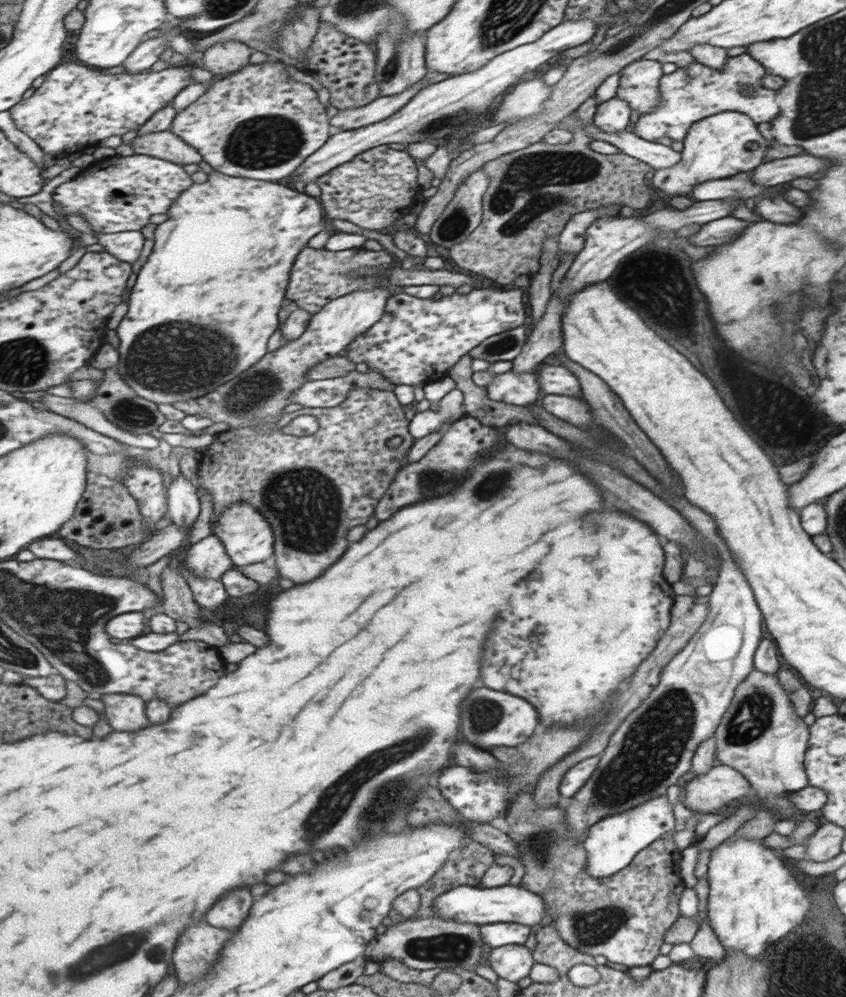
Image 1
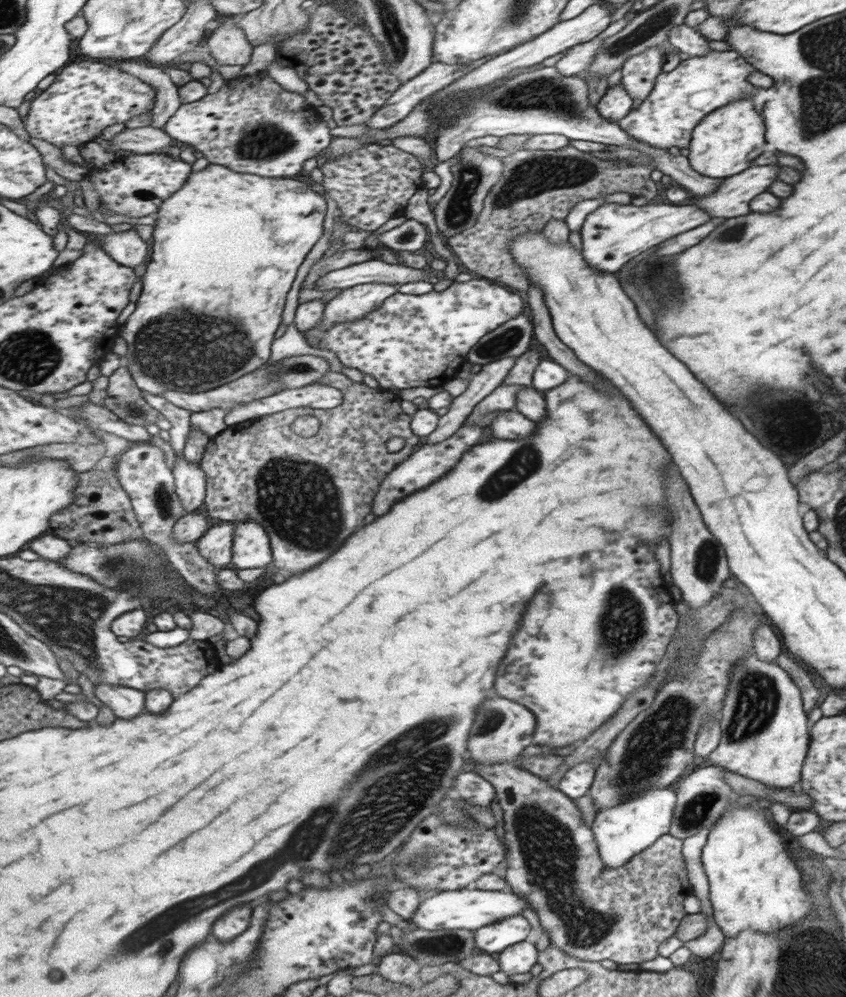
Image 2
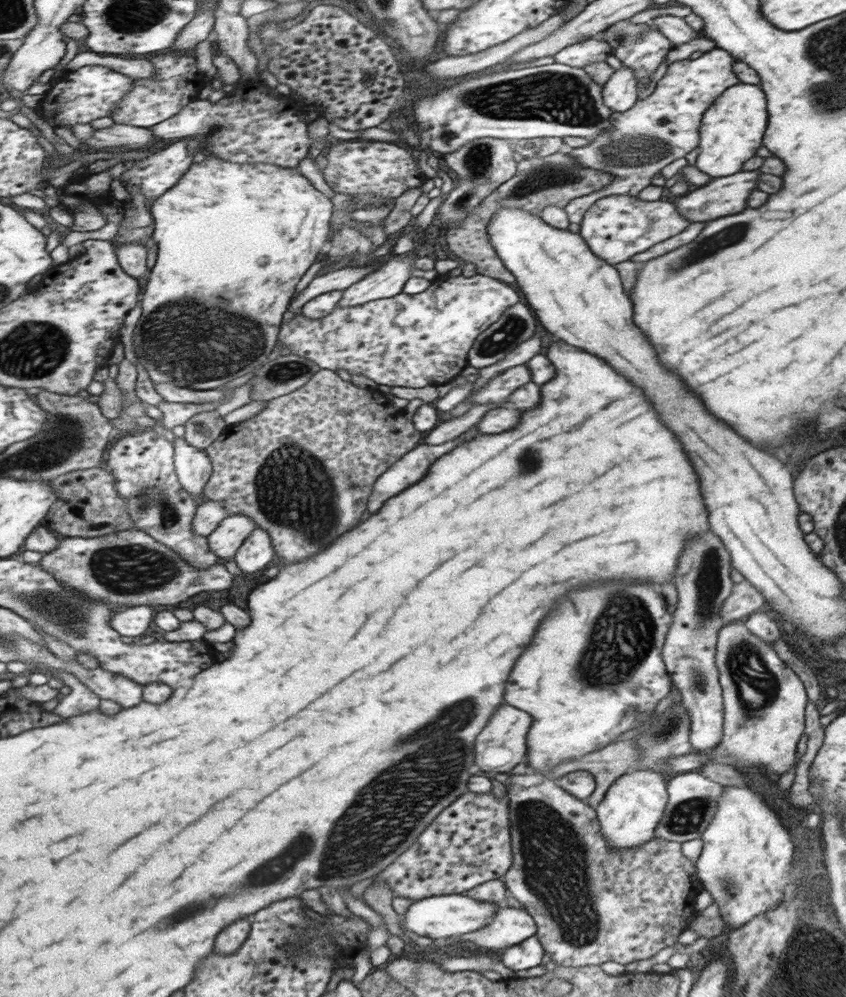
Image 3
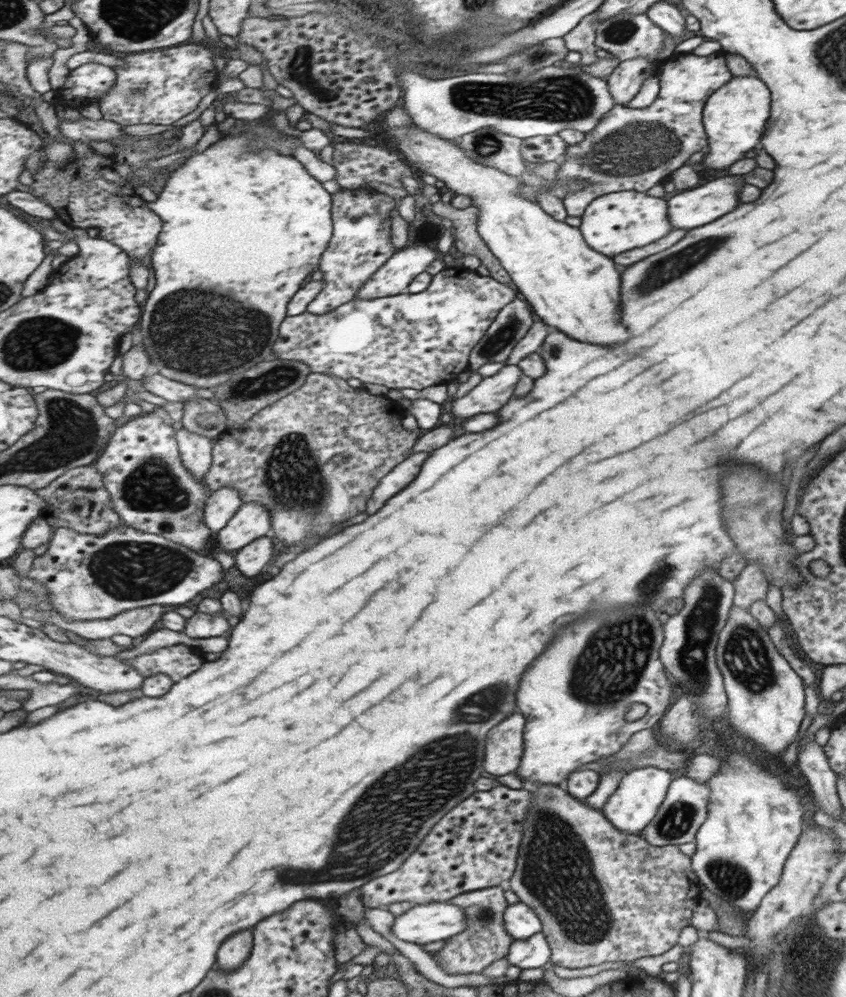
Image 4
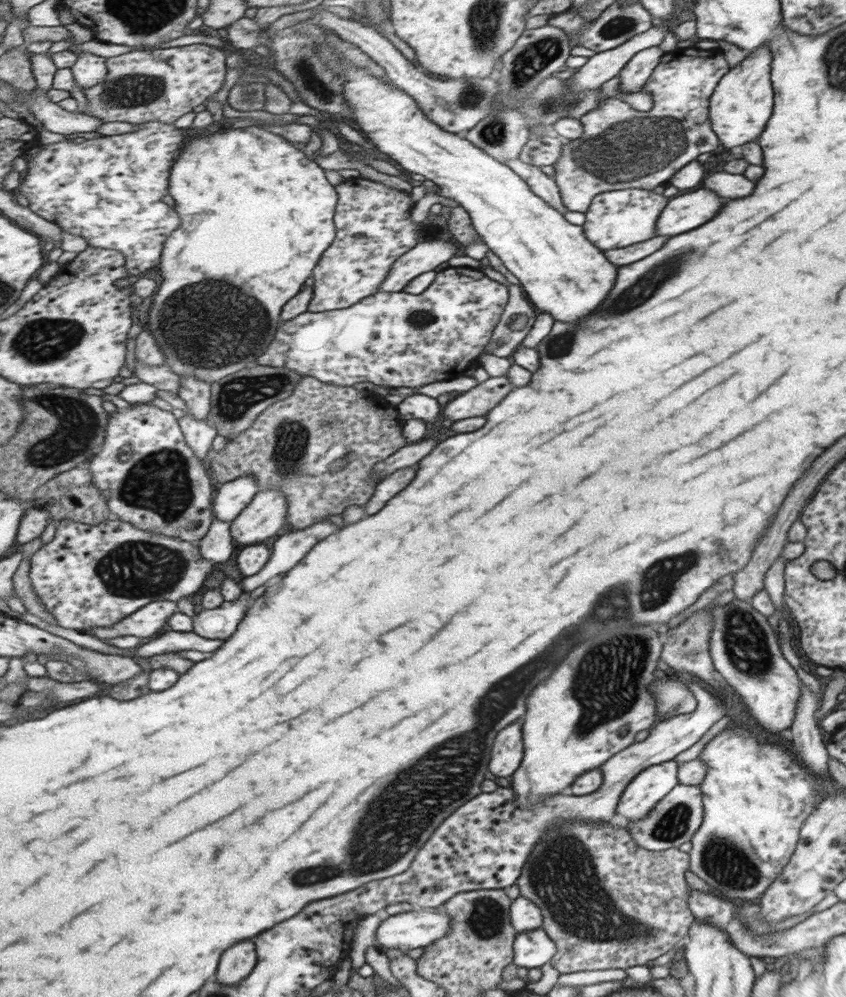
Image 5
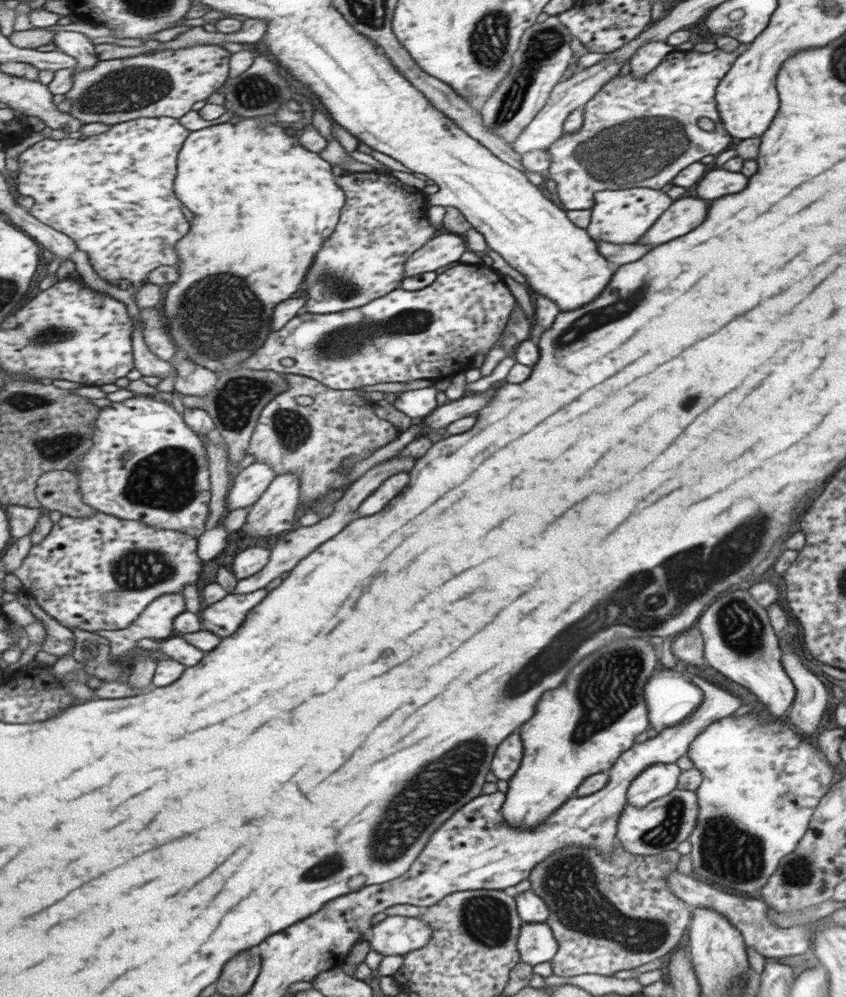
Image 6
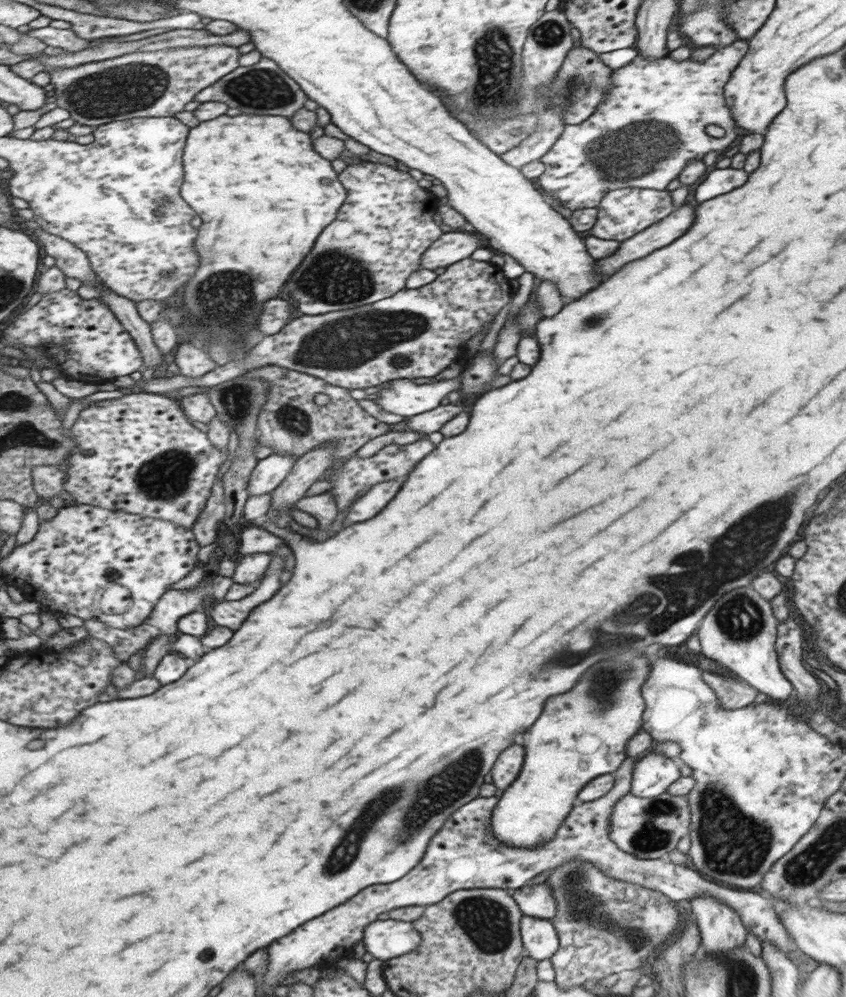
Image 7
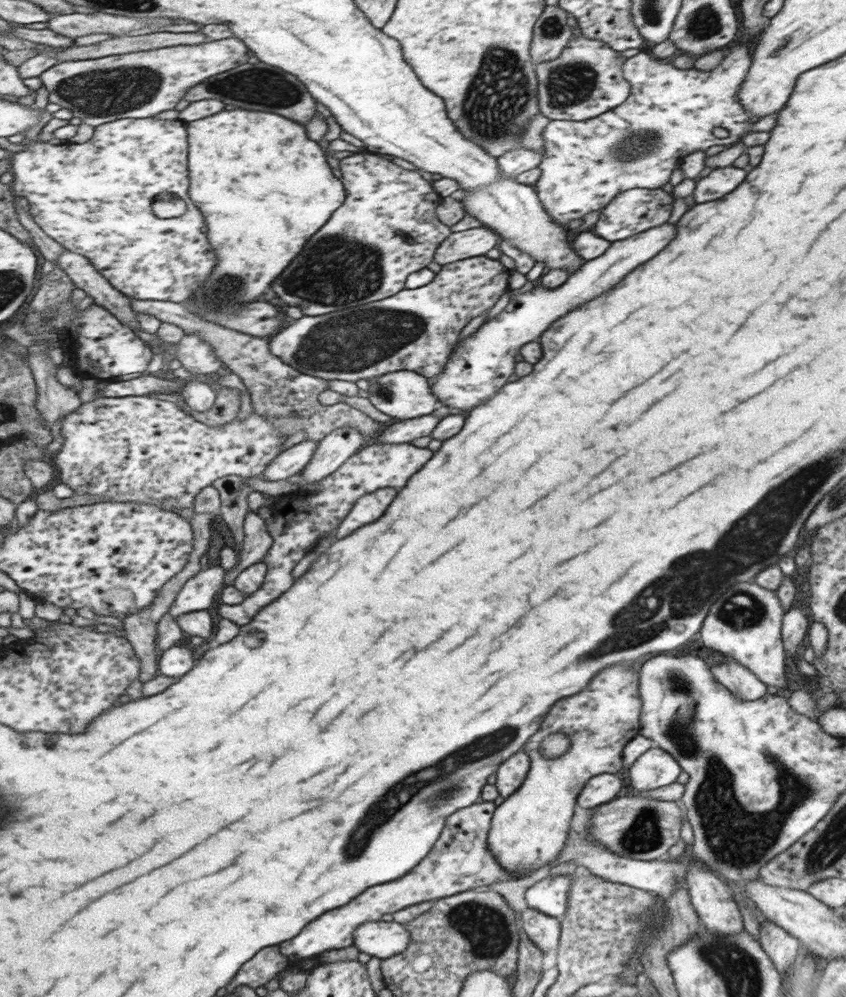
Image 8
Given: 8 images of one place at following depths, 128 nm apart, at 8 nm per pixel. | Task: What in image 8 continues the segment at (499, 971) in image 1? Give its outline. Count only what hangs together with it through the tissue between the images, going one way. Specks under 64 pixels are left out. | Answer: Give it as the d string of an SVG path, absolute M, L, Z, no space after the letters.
M527 907L519 913L519 922L529 942L537 946L542 952L547 946L557 946L559 936L559 922L555 917L543 914L541 911Z

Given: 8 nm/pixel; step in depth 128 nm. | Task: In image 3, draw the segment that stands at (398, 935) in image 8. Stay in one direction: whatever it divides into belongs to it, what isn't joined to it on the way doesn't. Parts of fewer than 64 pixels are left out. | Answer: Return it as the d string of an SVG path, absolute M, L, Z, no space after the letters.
M443 894L413 901L400 916L402 926L417 936L427 938L448 938L460 934L472 933L488 924L497 908L488 902L479 902L467 894Z

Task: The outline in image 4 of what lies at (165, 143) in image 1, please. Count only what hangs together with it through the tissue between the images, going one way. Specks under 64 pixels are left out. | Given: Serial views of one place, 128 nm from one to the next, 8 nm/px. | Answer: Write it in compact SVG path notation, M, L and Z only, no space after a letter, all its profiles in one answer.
M81 117L76 121L63 119L59 128L61 134L75 142L89 143L91 140L106 140L121 138L125 135L121 124L105 120L90 120Z

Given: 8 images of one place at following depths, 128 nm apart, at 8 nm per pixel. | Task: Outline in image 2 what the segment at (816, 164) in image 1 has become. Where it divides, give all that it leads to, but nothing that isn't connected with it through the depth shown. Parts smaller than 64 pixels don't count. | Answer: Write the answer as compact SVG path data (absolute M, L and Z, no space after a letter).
M779 164L753 165L743 170L741 174L722 179L723 184L718 184L715 192L703 198L693 198L691 202L705 210L711 218L733 218L749 214L745 212L747 202L759 192L763 192L775 180L777 174L775 166Z

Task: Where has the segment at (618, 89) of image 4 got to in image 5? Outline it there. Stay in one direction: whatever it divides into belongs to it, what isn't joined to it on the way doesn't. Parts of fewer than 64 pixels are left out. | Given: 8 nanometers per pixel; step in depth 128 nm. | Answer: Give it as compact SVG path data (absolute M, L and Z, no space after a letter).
M657 46L647 47L636 52L618 72L619 92L633 93L640 90L652 70L659 64L663 50Z

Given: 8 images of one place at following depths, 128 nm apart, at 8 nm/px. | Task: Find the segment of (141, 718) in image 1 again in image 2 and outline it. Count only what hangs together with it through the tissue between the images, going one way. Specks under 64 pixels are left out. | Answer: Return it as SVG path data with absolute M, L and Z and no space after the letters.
M99 683L95 695L110 706L118 718L135 718L146 710L146 692L118 684Z

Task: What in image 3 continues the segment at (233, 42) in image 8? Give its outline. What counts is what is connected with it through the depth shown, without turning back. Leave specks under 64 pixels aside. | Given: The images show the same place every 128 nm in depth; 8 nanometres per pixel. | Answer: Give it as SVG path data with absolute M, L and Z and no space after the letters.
M170 50L165 54L157 53L150 61L155 65L155 76L134 79L134 87L120 100L112 114L112 120L116 124L151 129L160 125L160 122L175 117L192 104L199 96L201 88L209 84L193 53L174 53Z

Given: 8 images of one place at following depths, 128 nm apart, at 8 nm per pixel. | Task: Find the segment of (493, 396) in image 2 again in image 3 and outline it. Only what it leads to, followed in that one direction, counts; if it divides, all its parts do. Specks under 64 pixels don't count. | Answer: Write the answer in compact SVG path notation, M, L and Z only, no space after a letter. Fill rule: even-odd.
M501 404L473 405L465 414L448 419L437 425L434 429L428 430L425 438L422 438L422 442L433 446L443 444L448 440L453 440L455 436L461 434L471 434L472 432L469 432L469 428L473 428L480 421L481 416L489 410L501 407L503 407ZM465 430L467 430L467 432L465 432Z

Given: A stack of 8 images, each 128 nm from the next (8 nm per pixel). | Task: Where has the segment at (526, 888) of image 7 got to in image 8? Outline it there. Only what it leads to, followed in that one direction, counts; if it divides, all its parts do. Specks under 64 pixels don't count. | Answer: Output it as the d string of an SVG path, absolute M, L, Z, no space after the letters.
M548 875L535 882L524 892L527 906L550 917L562 917L569 904L569 878L569 875Z

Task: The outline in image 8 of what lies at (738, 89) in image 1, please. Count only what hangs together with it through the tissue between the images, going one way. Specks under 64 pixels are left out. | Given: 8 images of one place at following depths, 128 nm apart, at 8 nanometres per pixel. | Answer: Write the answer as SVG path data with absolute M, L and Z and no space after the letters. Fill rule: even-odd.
M743 43L724 49L724 54L721 63L713 69L697 71L694 68L677 69L669 60L657 59L639 51L635 56L625 59L622 66L622 74L630 84L630 96L623 104L592 119L549 121L542 133L544 152L536 166L540 175L534 185L552 221L567 226L569 220L582 219L591 210L601 210L624 190L661 189L683 156L696 150L705 151L709 146L730 146L740 141L741 135L745 135L750 125L753 125L737 98L738 89L741 89L752 61ZM713 128L725 128L729 136L715 138L711 133Z

